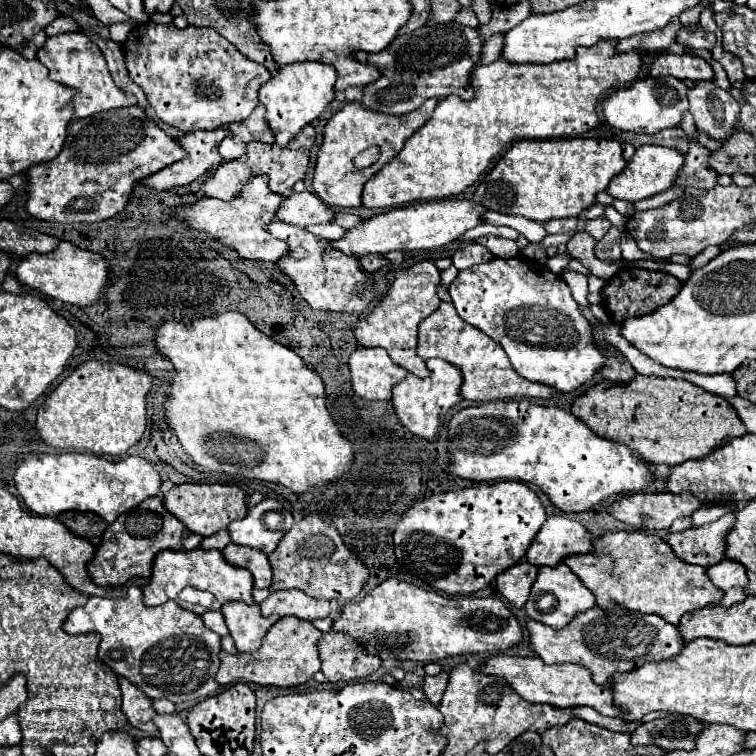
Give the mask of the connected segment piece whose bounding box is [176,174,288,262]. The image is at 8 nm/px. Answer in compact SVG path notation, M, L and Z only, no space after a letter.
M258 174L258 176L252 176L250 182L244 186L242 194L230 202L204 198L188 208L178 208L176 214L178 214L178 218L186 220L192 228L204 230L212 238L232 246L234 250L238 250L238 254L242 258L278 262L284 254L288 254L288 244L284 240L278 240L272 234L268 234L266 226L272 220L276 220L276 210L280 208L280 202L284 202L284 196L270 190L266 174Z

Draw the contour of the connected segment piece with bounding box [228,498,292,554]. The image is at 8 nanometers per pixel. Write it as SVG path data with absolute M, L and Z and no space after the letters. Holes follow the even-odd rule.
M268 498L254 508L248 510L248 516L242 520L236 520L228 526L230 538L234 544L240 546L252 546L262 550L264 554L272 554L280 542L280 538L286 534L286 530L292 526L292 514L282 508L282 504L274 498ZM266 512L280 512L282 524L272 528L266 524Z

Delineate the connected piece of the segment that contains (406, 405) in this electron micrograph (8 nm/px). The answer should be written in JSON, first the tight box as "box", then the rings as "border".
{"box":[392,358,462,440],"border":[[[432,358],[426,362],[430,376],[418,378],[414,374],[408,374],[400,384],[392,388],[392,402],[396,406],[396,414],[400,422],[416,436],[426,440],[438,438],[438,420],[442,420],[448,410],[456,404],[460,404],[460,386],[462,386],[462,374],[456,370],[456,366],[450,366],[450,362],[444,362],[440,358]]]}

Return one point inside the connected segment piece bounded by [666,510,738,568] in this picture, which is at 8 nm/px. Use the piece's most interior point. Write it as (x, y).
(706, 545)

